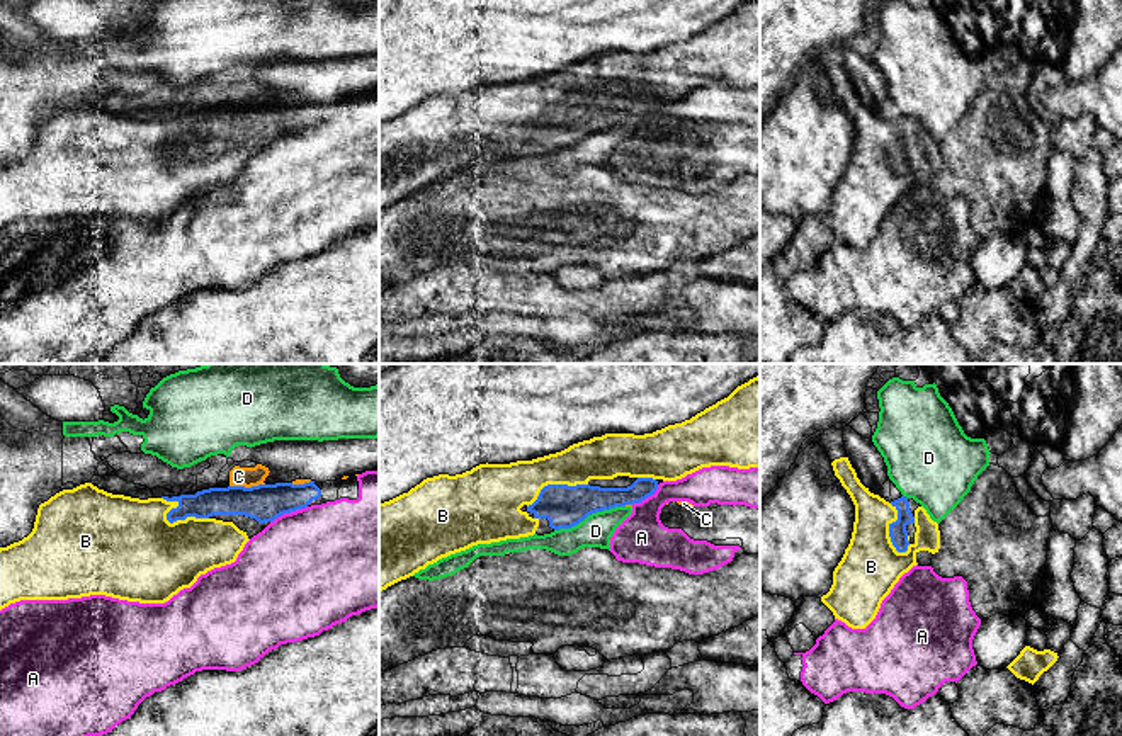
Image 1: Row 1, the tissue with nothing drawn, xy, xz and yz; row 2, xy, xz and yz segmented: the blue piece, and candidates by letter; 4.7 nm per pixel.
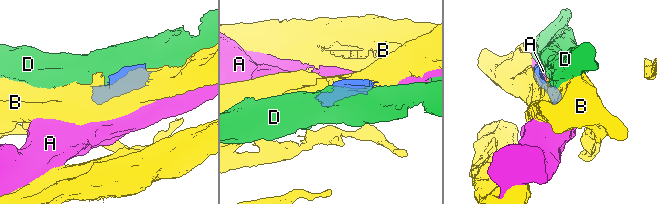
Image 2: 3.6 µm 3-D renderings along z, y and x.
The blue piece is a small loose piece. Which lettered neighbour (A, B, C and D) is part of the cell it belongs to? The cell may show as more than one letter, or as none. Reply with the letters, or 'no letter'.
B

